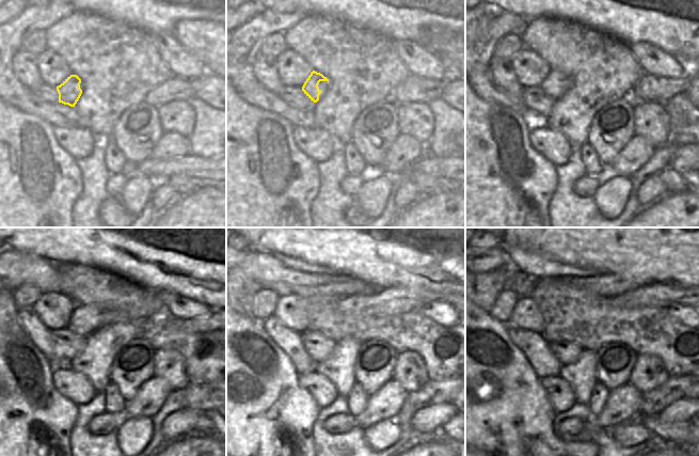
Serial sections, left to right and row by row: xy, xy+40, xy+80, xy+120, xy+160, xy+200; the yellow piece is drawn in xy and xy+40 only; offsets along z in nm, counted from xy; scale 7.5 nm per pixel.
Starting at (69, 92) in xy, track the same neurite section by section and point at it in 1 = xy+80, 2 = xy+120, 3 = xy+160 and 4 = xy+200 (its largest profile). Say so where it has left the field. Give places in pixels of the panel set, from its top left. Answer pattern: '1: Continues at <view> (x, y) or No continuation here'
1: Continues at xy+80 (549, 87)
2: Continues at xy+120 (151, 304)
3: Continues at xy+160 (398, 300)
4: Continues at xy+200 (653, 295).

